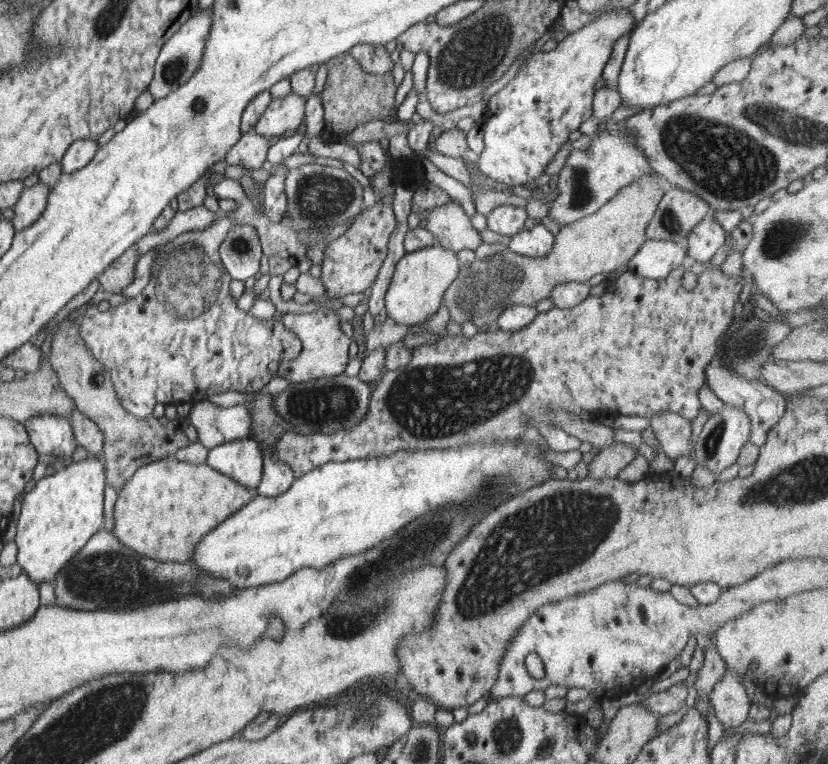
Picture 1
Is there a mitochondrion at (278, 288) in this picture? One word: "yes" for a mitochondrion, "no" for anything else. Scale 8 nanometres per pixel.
no

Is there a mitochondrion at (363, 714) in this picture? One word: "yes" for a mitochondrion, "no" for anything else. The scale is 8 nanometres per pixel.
yes

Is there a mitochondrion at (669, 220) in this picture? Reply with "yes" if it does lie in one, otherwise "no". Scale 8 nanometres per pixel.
yes

